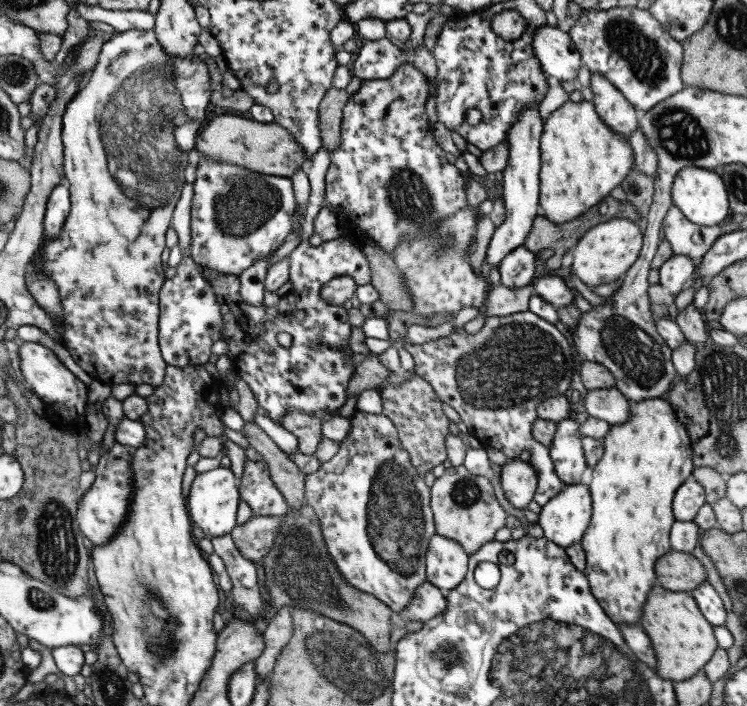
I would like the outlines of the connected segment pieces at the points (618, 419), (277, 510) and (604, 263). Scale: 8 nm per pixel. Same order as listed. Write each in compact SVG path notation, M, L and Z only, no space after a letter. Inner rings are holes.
M614 387L588 390L582 397L584 411L593 418L621 424L629 416L631 401L627 400Z
M246 460L238 486L238 501L243 501L251 509L251 515L281 518L287 513L282 494L270 479L267 463Z
M612 217L607 221L595 224L586 233L580 236L571 251L572 265L570 270L586 286L614 281L635 262L642 245L642 223L630 219Z

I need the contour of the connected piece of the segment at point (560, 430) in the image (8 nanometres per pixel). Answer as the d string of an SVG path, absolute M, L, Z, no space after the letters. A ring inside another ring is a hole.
M572 416L556 423L556 431L548 449L554 473L564 486L579 482L586 468L580 443L582 436L578 433L577 425Z

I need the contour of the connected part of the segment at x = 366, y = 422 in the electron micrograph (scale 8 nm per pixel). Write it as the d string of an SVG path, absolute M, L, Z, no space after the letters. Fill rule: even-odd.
M356 411L350 417L351 429L349 435L341 442L337 452L327 461L322 462L319 468L311 474L304 475L304 503L307 504L319 521L319 529L321 529L321 537L325 541L326 554L335 565L337 573L341 575L341 579L346 584L373 595L378 601L388 606L392 612L401 612L411 600L415 589L423 582L426 582L424 574L424 552L428 546L429 539L435 535L434 521L432 520L432 512L430 510L430 489L423 483L423 479L416 473L414 466L411 466L408 452L400 445L396 428L393 423L382 412L373 414L363 411Z

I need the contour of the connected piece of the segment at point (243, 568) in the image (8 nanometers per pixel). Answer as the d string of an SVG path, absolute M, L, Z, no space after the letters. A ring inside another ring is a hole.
M229 534L210 537L213 553L217 554L231 583L230 596L251 618L259 618L263 610L263 598L257 584L257 568L254 562L243 558L239 549L235 548Z

